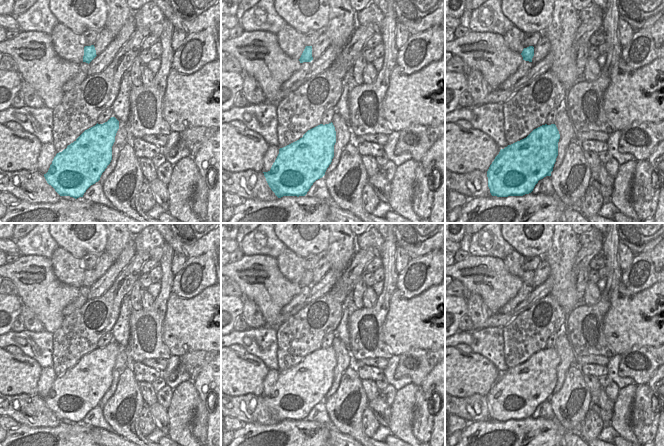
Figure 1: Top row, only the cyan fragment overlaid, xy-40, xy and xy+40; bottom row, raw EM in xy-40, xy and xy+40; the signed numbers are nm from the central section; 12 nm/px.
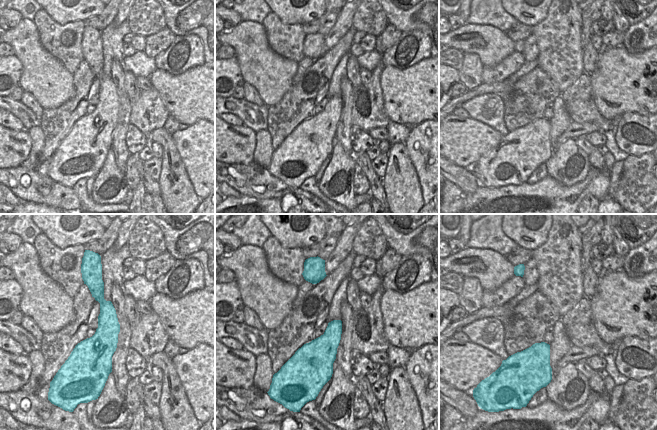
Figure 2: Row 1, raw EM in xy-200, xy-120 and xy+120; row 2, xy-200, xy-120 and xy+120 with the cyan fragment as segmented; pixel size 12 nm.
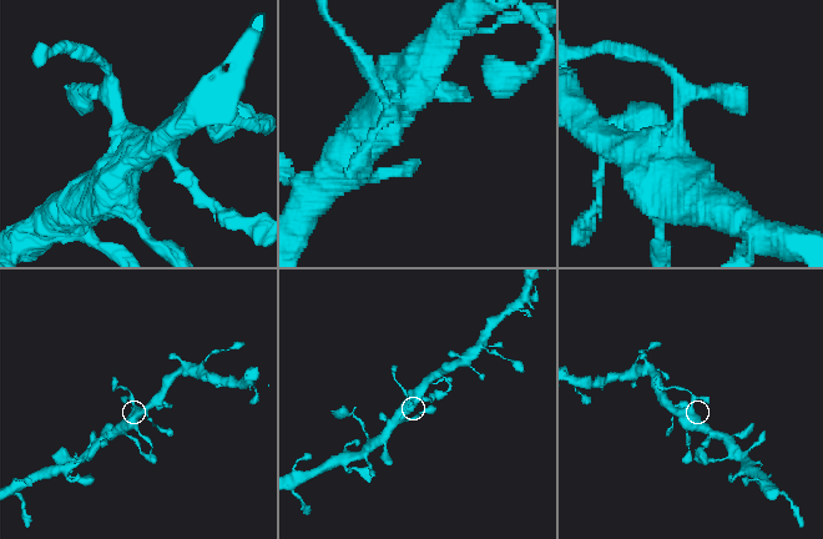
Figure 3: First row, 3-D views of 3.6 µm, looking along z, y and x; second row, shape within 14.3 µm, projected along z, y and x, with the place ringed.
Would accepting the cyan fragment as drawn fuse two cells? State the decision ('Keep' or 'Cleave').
Keep

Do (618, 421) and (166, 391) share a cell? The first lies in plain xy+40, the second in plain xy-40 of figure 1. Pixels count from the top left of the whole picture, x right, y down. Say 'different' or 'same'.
different

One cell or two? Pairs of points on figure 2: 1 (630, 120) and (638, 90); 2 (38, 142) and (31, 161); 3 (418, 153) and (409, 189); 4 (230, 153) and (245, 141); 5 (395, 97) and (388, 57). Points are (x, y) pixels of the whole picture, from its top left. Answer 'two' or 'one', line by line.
1: two
2: one
3: two
4: one
5: two

